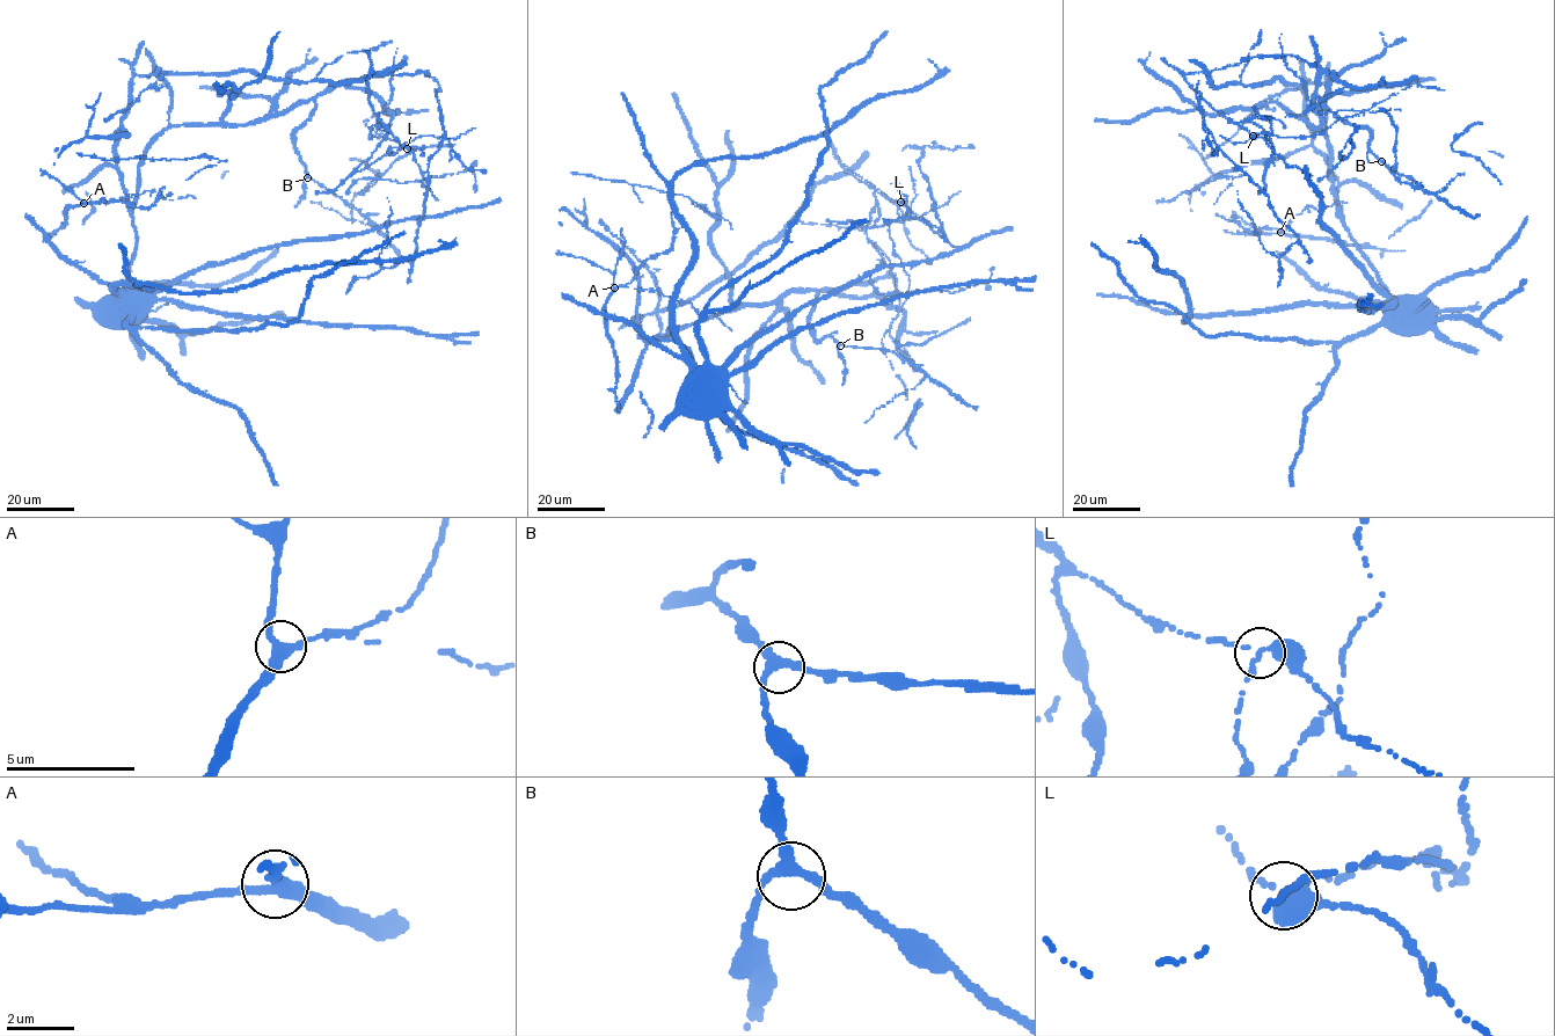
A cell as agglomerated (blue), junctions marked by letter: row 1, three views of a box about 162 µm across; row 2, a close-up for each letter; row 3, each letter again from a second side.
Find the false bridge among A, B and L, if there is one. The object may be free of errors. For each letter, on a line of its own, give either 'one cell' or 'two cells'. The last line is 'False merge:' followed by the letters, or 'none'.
A: one cell
B: one cell
L: two cells
False merge: L

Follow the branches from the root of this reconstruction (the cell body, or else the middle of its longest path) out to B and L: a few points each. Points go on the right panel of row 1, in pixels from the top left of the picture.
B: (1392, 306), (1341, 217), (1316, 92), (1330, 111), (1370, 130), (1370, 151), (1381, 161)
L: (1392, 306), (1343, 221), (1301, 87), (1184, 77), (1253, 136)

